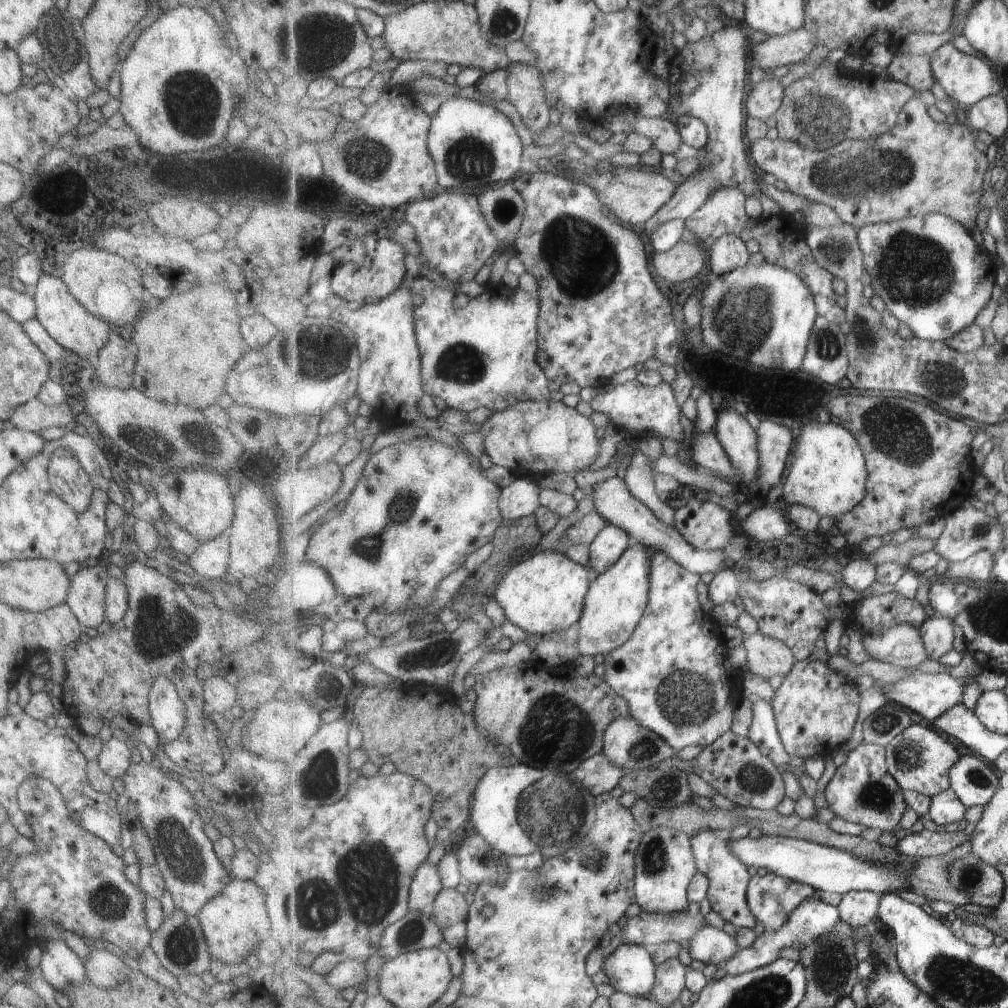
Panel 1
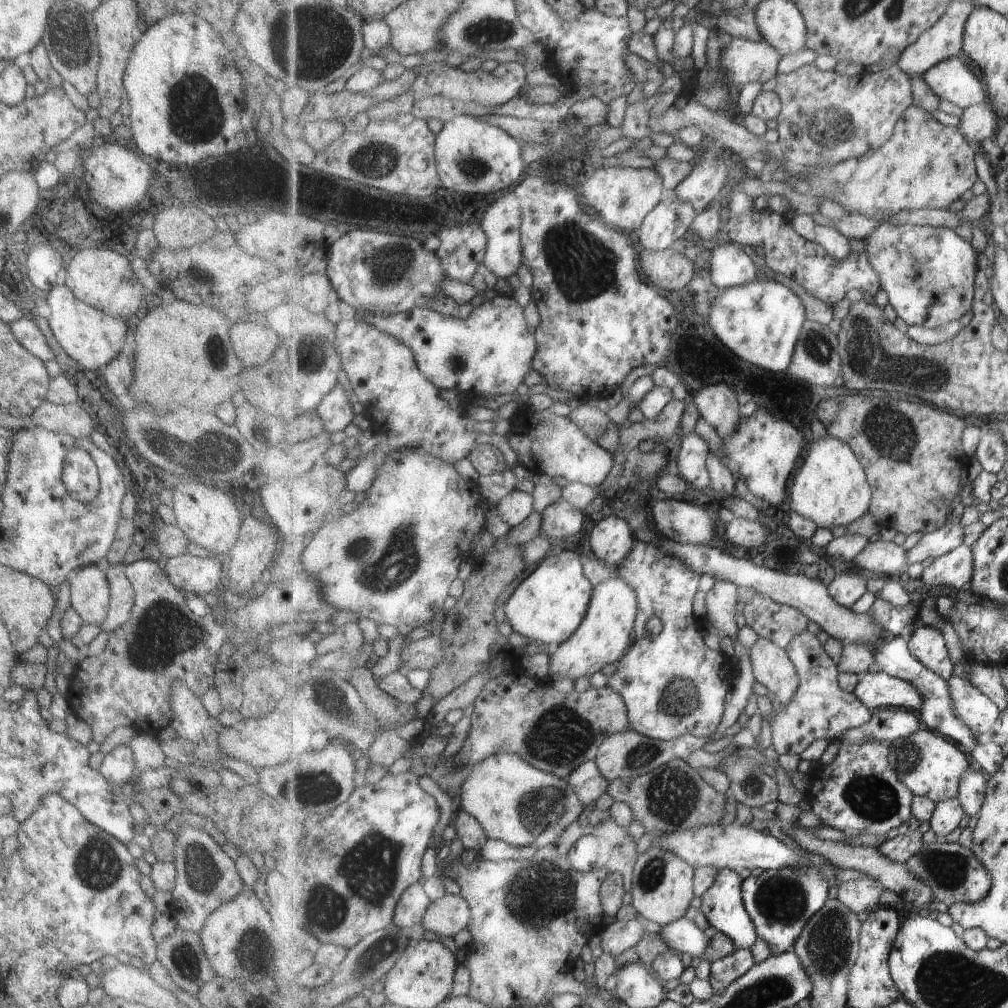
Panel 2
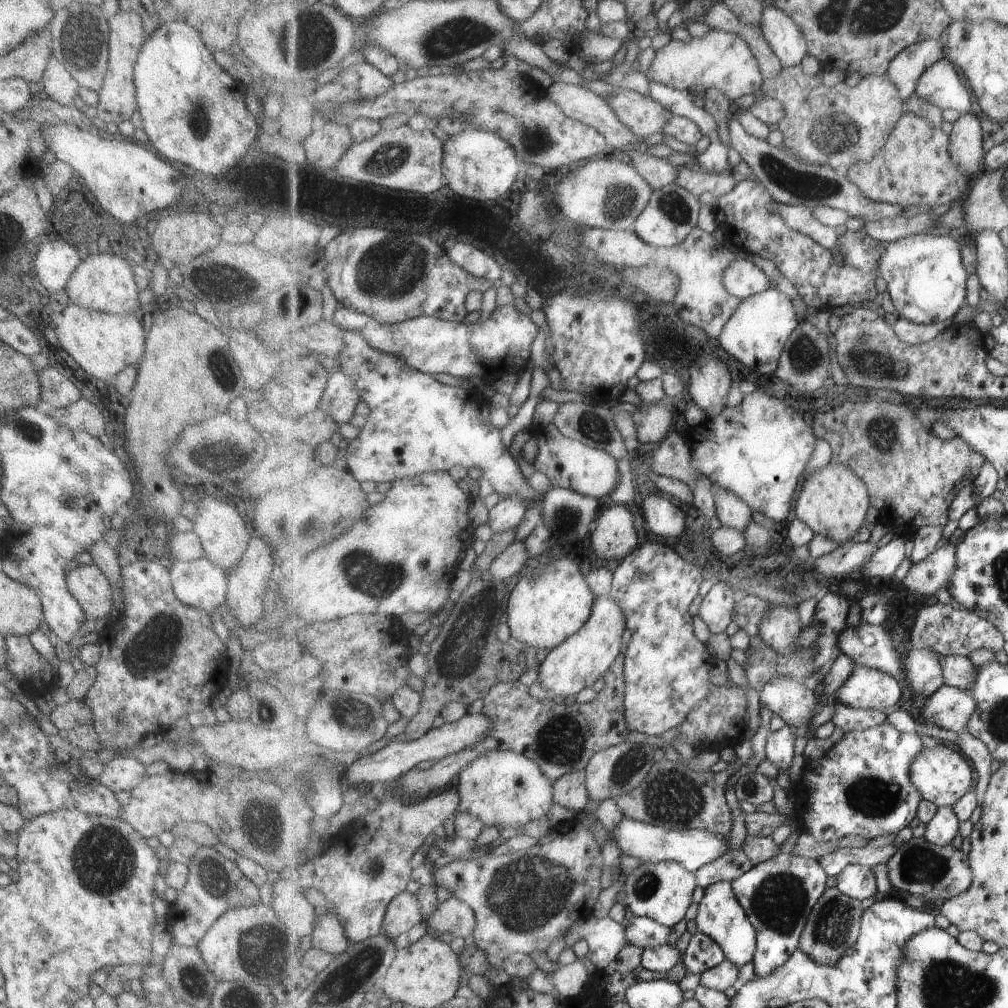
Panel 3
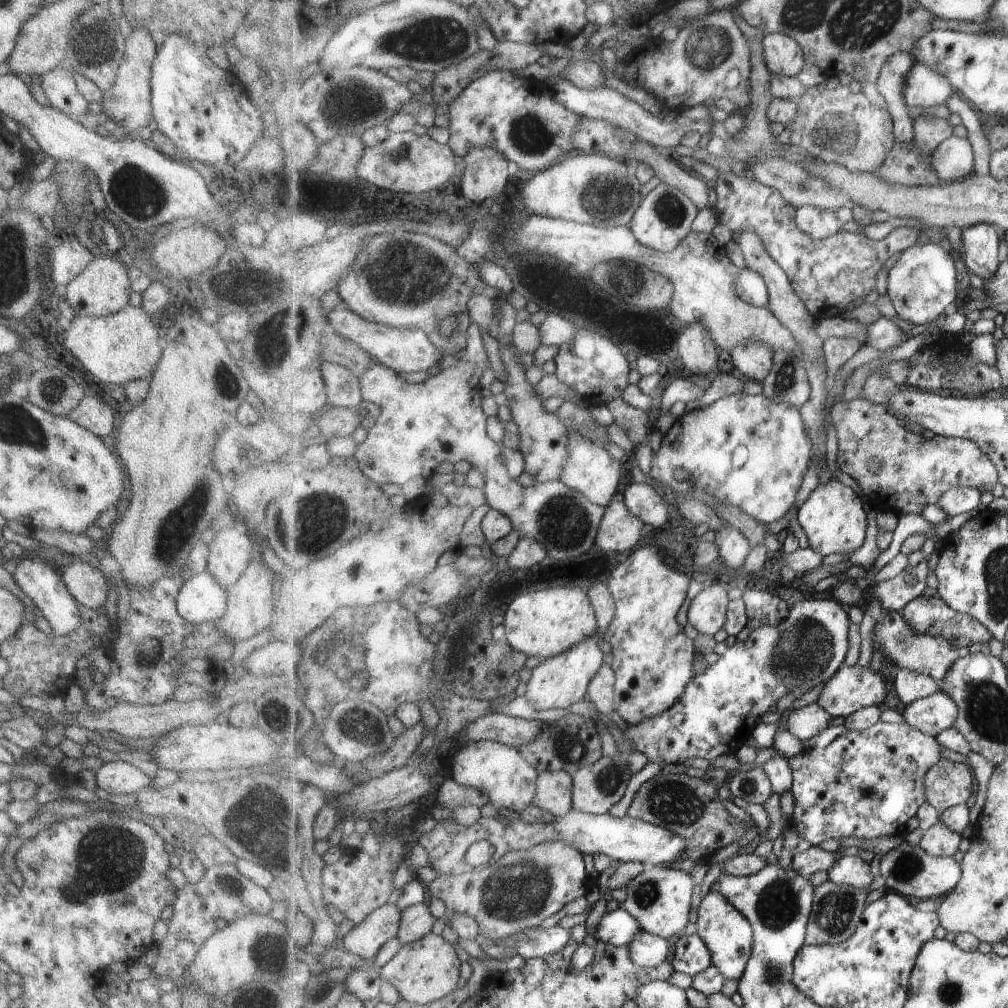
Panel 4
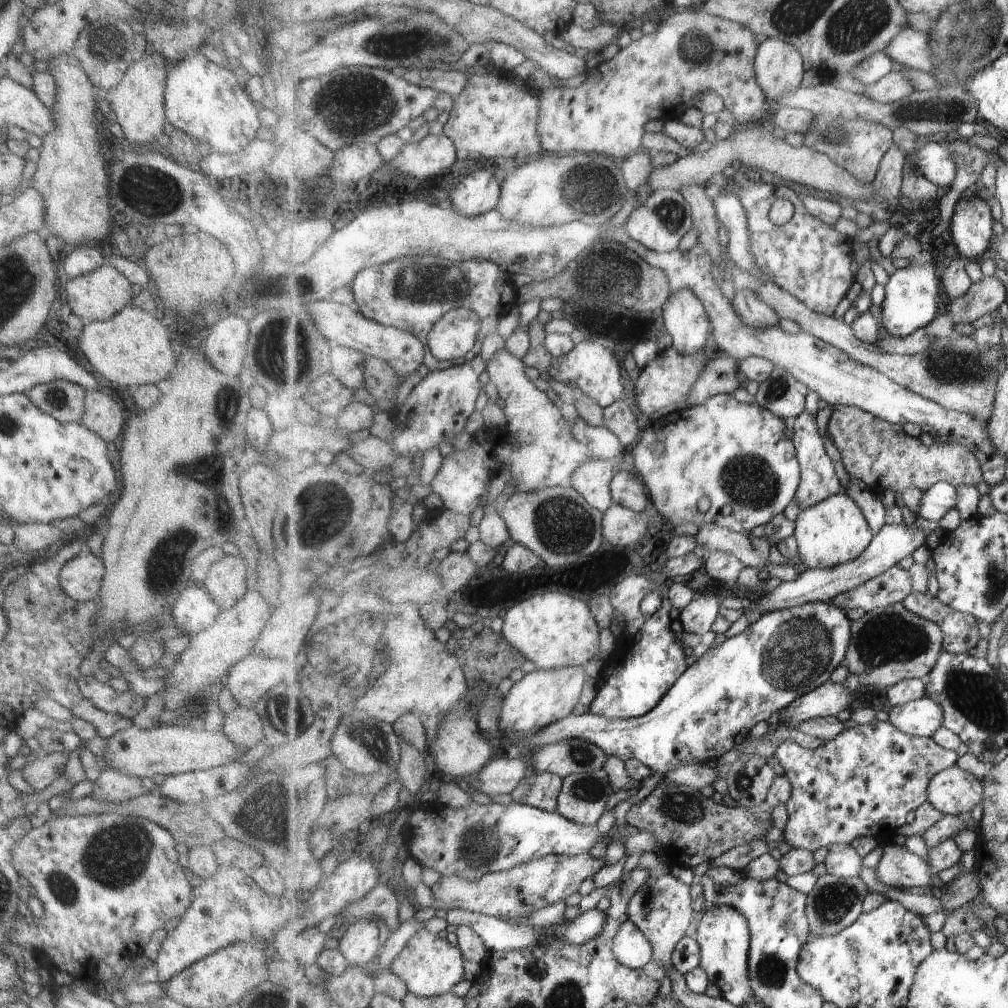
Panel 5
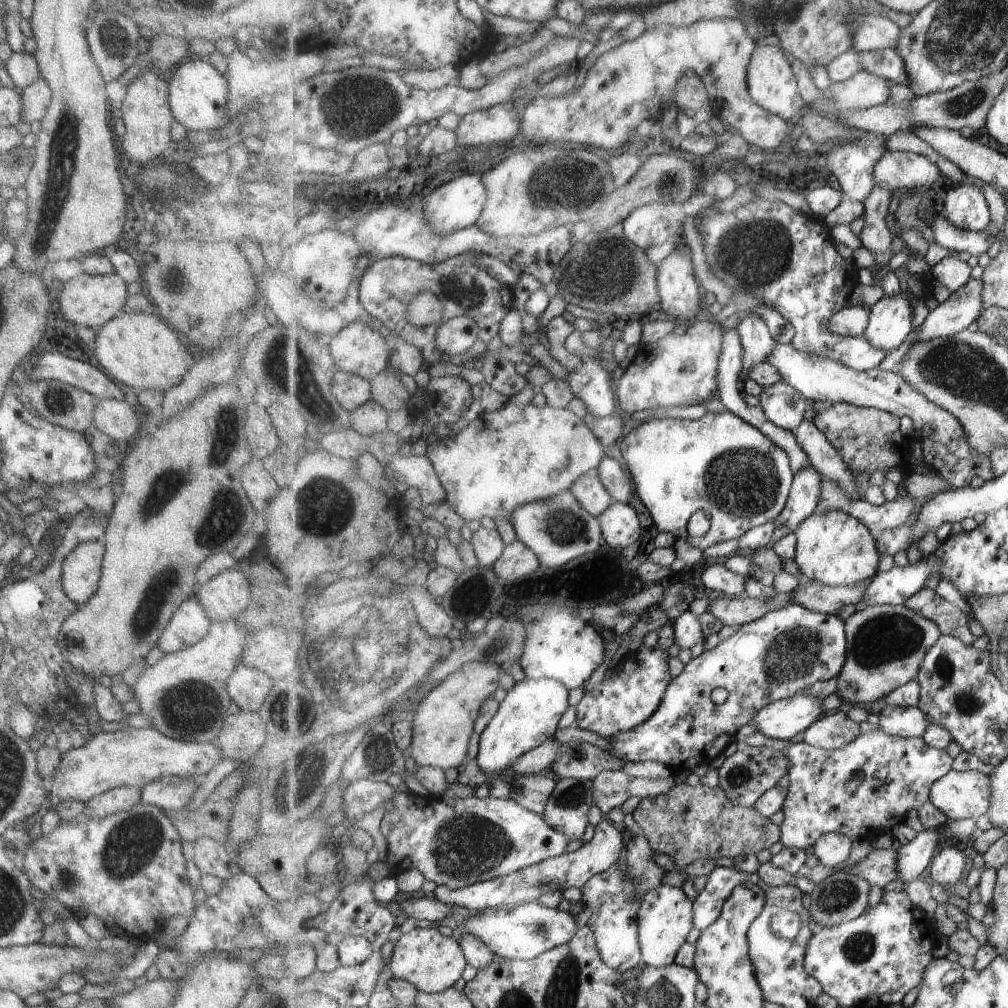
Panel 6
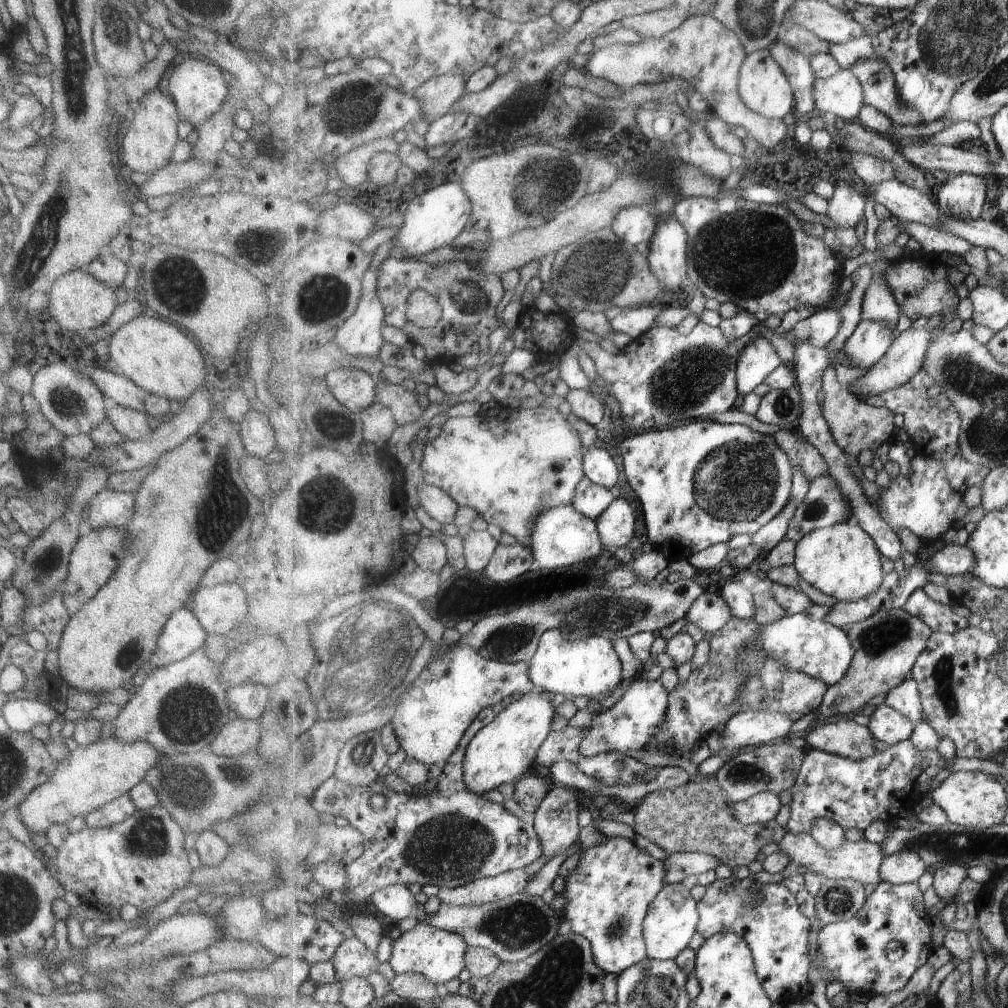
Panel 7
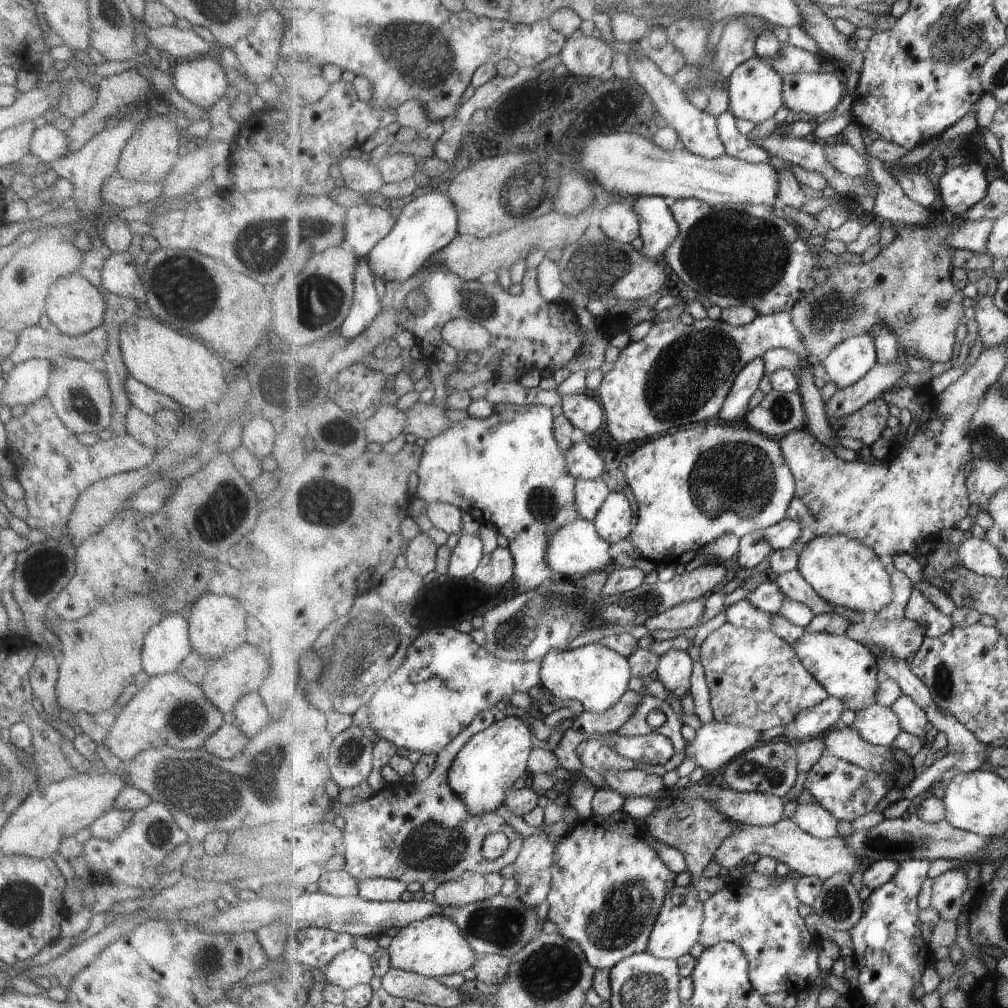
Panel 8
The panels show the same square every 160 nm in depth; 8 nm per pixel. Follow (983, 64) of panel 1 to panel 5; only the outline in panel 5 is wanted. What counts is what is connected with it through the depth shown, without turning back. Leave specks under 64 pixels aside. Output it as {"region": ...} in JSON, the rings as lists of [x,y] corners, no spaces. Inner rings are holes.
{"region":[[[893,70],[887,76],[880,78],[878,83],[864,85],[863,94],[880,103],[894,103],[913,91],[915,91],[913,84],[903,74]]]}

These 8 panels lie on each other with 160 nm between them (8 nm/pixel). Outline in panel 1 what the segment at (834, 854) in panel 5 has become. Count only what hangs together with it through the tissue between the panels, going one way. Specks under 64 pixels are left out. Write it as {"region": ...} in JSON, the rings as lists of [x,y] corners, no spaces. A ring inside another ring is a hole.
{"region":[[[851,891],[845,893],[838,904],[841,918],[845,923],[852,924],[856,928],[865,926],[865,924],[872,924],[873,918],[878,916],[881,897],[882,894],[875,891]]]}

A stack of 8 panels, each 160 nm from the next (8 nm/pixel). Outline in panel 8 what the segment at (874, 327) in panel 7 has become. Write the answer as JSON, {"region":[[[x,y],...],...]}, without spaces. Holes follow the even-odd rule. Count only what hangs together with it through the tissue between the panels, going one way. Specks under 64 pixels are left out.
{"region":[[[871,333],[852,336],[837,345],[827,357],[819,360],[819,362],[824,368],[826,380],[832,381],[838,389],[850,387],[858,383],[878,363],[876,339],[871,336]]]}

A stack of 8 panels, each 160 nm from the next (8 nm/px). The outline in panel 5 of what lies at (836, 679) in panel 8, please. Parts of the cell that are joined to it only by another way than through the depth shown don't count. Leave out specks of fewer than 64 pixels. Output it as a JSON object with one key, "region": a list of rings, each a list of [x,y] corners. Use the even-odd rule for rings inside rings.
{"region":[[[808,602],[807,604],[792,608],[783,609],[780,611],[771,611],[763,613],[760,619],[749,624],[749,626],[738,635],[728,638],[723,644],[711,645],[708,651],[699,657],[692,665],[688,666],[688,669],[677,679],[675,685],[668,690],[668,693],[662,698],[654,709],[639,718],[628,719],[608,719],[599,715],[592,715],[589,712],[585,712],[582,715],[571,714],[567,718],[560,720],[559,722],[550,724],[543,727],[536,735],[532,737],[517,737],[508,741],[507,746],[511,746],[512,750],[517,750],[517,753],[528,753],[531,749],[529,744],[536,744],[539,746],[552,745],[558,742],[563,742],[569,739],[581,739],[600,746],[609,756],[619,757],[623,762],[629,759],[637,759],[639,762],[648,766],[653,772],[661,772],[661,774],[667,774],[669,771],[675,770],[679,766],[683,765],[700,765],[710,762],[715,762],[717,758],[721,758],[725,752],[729,752],[732,748],[735,748],[737,744],[744,744],[745,740],[750,737],[749,732],[753,730],[755,724],[763,722],[763,720],[769,720],[775,712],[779,710],[787,709],[793,701],[797,698],[815,690],[818,686],[828,683],[831,678],[831,674],[838,667],[844,664],[846,654],[849,647],[852,644],[852,620],[847,618],[845,611],[839,607],[833,606],[831,602]]]}

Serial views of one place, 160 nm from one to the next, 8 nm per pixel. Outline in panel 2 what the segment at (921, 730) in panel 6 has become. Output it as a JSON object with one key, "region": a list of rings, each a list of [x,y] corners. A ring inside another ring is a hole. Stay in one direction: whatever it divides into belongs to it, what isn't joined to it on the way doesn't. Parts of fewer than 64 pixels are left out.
{"region":[[[951,677],[948,680],[952,696],[953,708],[956,714],[961,717],[974,732],[990,732],[993,725],[1001,718],[1001,710],[989,696],[983,694],[978,688],[972,686],[967,679]]]}

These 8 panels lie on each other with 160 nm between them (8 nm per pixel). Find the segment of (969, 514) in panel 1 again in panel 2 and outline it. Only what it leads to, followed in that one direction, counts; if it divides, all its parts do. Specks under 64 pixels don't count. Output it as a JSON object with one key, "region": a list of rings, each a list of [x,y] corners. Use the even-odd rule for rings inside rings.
{"region":[[[947,522],[939,530],[925,533],[918,542],[918,546],[914,546],[906,552],[908,564],[923,562],[927,558],[936,559],[942,557],[943,554],[947,554],[950,550],[955,550],[958,546],[961,546],[963,540],[965,540],[963,527]]]}

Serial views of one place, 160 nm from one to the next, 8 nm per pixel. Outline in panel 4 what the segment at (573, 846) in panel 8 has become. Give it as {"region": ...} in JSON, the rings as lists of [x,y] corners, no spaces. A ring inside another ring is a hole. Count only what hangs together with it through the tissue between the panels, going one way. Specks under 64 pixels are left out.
{"region":[[[639,931],[634,938],[627,948],[637,966],[657,968],[670,960],[673,945],[667,939],[647,931]]]}

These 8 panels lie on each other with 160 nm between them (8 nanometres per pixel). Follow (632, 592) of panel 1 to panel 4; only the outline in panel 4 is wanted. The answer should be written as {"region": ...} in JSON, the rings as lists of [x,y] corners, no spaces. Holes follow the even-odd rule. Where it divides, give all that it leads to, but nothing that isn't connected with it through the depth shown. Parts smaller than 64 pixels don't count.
{"region":[[[597,631],[574,646],[571,650],[542,661],[532,670],[527,682],[525,696],[529,703],[537,710],[551,710],[551,708],[569,708],[575,702],[588,696],[588,686],[593,676],[599,672],[603,665],[603,653],[607,650],[605,637]]]}

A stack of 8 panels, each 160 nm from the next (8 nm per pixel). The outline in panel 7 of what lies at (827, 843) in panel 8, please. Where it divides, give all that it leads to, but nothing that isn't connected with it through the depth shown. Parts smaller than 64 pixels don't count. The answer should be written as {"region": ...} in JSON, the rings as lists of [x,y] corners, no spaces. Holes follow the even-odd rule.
{"region":[[[787,830],[784,837],[777,843],[779,851],[787,854],[790,860],[799,867],[805,866],[806,870],[811,870],[819,874],[822,879],[853,879],[863,884],[878,885],[881,881],[880,866],[883,865],[884,852],[879,843],[872,843],[863,838],[860,841],[851,842],[846,840],[841,848],[825,850],[821,843],[810,832],[794,833]],[[673,853],[664,862],[666,870],[669,870],[669,882],[680,883],[691,876],[713,871],[722,860],[718,856],[705,853]]]}

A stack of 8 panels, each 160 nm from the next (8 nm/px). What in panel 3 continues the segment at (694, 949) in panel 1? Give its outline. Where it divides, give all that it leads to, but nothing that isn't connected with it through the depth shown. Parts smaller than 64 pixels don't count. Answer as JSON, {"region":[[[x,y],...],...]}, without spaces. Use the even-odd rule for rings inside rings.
{"region":[[[635,917],[631,922],[625,921],[627,942],[645,949],[668,944],[671,930],[669,926],[659,924],[657,920],[648,917]]]}

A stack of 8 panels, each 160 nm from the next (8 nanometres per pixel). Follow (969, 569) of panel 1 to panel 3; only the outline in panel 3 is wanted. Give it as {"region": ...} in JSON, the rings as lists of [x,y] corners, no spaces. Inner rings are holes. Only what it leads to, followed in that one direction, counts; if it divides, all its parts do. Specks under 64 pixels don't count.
{"region":[[[949,543],[930,554],[924,560],[913,565],[908,575],[901,581],[901,586],[913,595],[935,596],[935,592],[940,588],[949,588],[951,576],[953,576],[955,570],[957,570],[957,546]]]}

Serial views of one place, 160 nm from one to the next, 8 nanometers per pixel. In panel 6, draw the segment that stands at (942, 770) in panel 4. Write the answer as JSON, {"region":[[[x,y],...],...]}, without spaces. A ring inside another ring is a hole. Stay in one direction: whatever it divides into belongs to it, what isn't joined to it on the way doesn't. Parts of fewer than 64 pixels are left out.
{"region":[[[951,769],[933,784],[930,801],[948,818],[979,818],[988,814],[992,801],[992,780],[979,771]]]}

